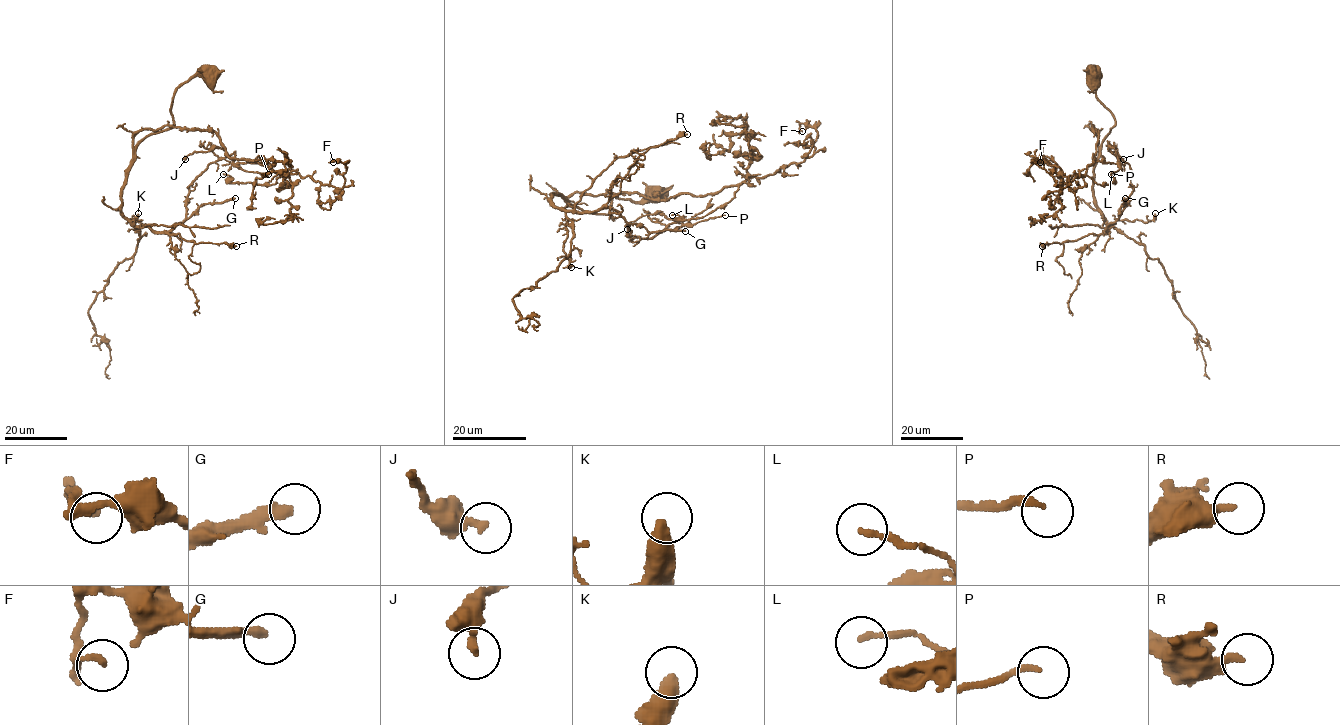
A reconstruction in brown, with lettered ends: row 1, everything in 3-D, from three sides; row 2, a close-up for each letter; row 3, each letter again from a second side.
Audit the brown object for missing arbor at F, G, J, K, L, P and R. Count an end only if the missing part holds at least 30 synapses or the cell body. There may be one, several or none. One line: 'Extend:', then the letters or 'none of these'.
Extend: none of these

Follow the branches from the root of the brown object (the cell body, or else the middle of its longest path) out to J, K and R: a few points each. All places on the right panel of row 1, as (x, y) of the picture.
J: (1094, 73), (1096, 98), (1114, 119), (1093, 169), (1106, 231), (1132, 190), (1130, 166), (1110, 148), (1123, 159)
K: (1094, 73), (1099, 74), (1096, 98), (1114, 125), (1093, 169), (1093, 203), (1108, 224), (1148, 222), (1155, 213)
R: (1094, 73), (1099, 74), (1096, 98), (1114, 119), (1093, 169), (1093, 203), (1103, 216), (1108, 231), (1042, 246)

